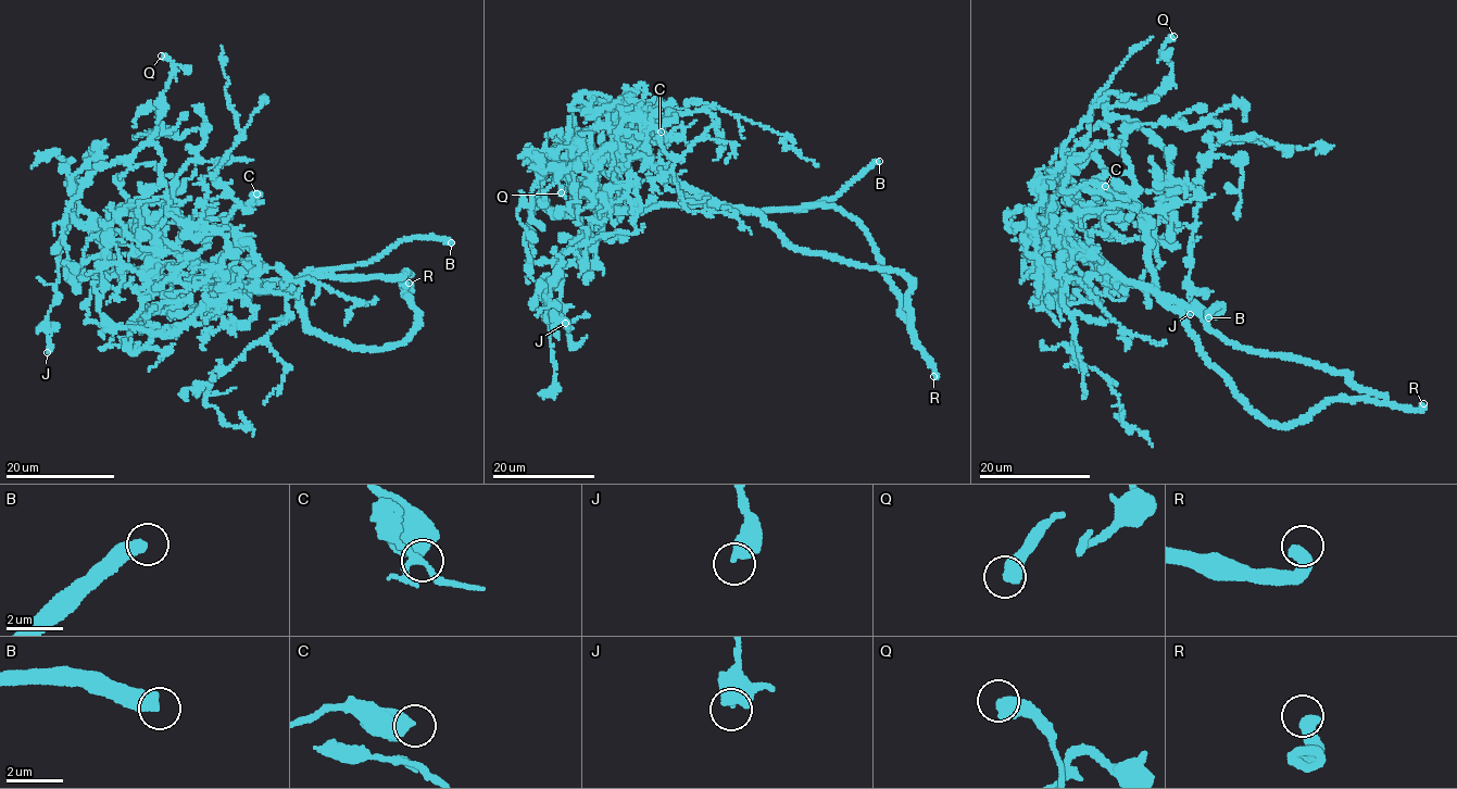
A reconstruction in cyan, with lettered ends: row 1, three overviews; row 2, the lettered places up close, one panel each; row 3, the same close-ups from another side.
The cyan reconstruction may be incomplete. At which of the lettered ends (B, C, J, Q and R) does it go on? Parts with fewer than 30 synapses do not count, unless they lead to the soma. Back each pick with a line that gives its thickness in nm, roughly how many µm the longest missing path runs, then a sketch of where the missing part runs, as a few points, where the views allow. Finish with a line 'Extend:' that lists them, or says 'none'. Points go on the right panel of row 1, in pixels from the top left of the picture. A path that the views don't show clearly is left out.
B: 500 nm | 60 µm | (1208, 317), (1239, 326), (1304, 354), (1308, 353), (1324, 364), (1335, 347), (1349, 340)
Extend: B

